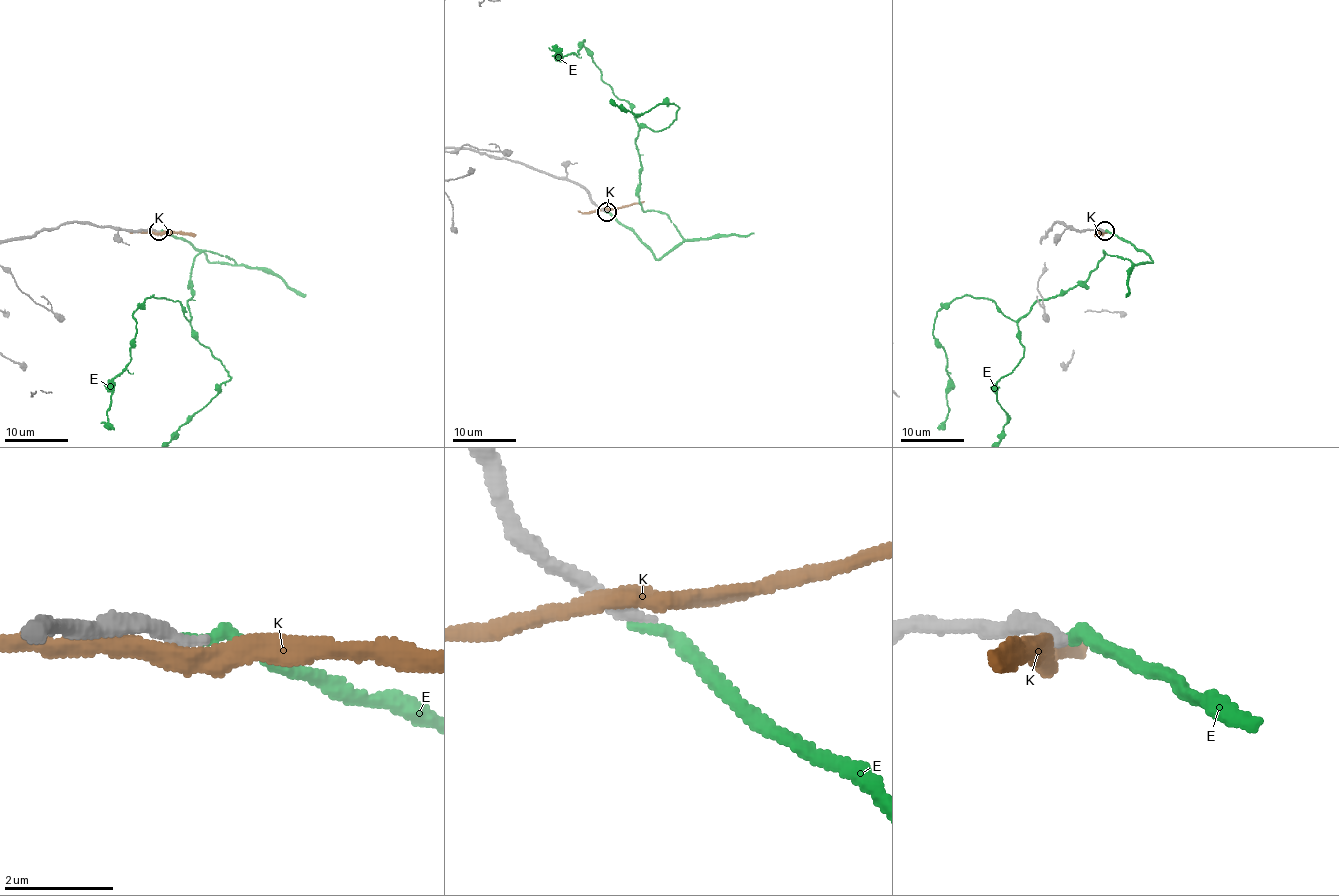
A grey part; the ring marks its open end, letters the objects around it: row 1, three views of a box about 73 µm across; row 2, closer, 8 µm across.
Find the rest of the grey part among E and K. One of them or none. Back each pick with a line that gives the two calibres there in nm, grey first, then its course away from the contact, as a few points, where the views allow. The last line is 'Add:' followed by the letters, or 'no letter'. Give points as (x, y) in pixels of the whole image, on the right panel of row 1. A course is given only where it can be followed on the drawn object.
E: calibres 280 and 180 nm; course (1105, 231), (1152, 261), (1103, 252), (1086, 280), (1015, 321), (971, 296), (937, 313), (950, 379), (942, 430)
Add: E

